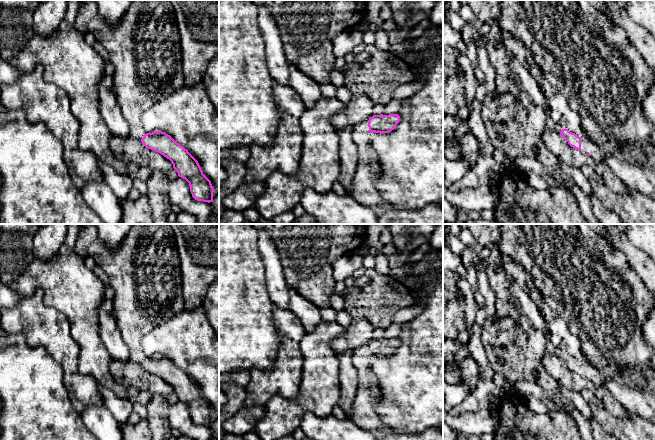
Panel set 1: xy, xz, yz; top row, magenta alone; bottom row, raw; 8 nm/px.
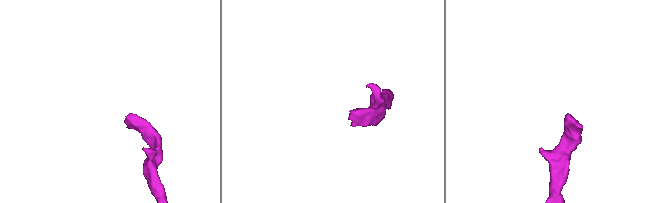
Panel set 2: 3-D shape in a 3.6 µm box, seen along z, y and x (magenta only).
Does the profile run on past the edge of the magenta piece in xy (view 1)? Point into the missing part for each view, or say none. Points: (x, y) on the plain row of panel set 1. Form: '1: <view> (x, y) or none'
1: xy (144, 271)

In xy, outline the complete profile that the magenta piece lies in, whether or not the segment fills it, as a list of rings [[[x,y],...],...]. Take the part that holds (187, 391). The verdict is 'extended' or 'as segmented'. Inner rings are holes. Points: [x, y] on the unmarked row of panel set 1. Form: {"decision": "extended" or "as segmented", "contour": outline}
{"decision": "extended", "contour": [[[85,224],[79,227],[73,250],[84,259],[92,257],[96,265],[108,275],[109,286],[114,290],[112,311],[129,349],[129,360],[139,363],[146,372],[169,383],[178,400],[189,407],[195,424],[213,426],[214,413],[211,405],[203,398],[198,385],[188,374],[165,356],[147,357],[143,352],[143,336],[185,309],[180,259],[170,224],[132,224],[129,234],[116,250],[110,249],[98,237],[97,228],[93,224]]]}

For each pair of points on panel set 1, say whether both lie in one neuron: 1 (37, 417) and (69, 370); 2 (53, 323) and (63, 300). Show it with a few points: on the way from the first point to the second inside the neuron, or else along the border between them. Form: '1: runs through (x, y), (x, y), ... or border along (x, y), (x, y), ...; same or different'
1: border along (52, 358), (63, 370), (63, 385), (71, 401); different
2: border along (44, 292), (43, 302), (65, 316), (71, 331); different

